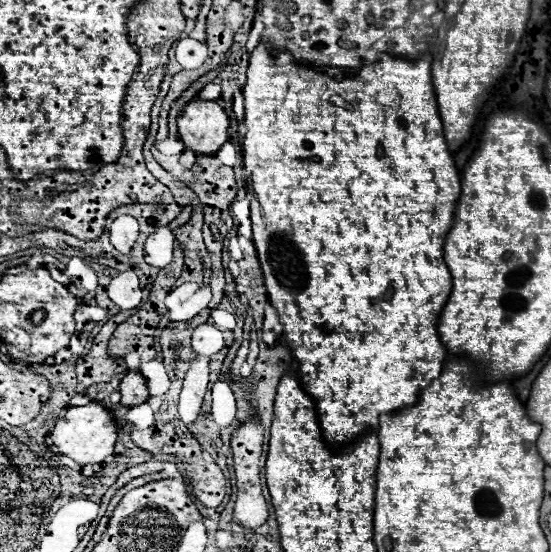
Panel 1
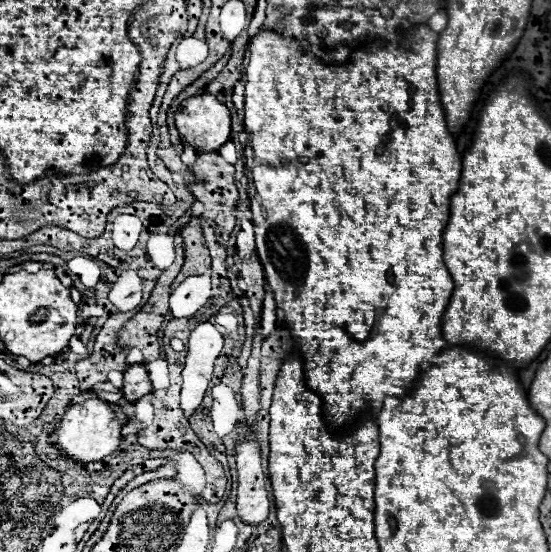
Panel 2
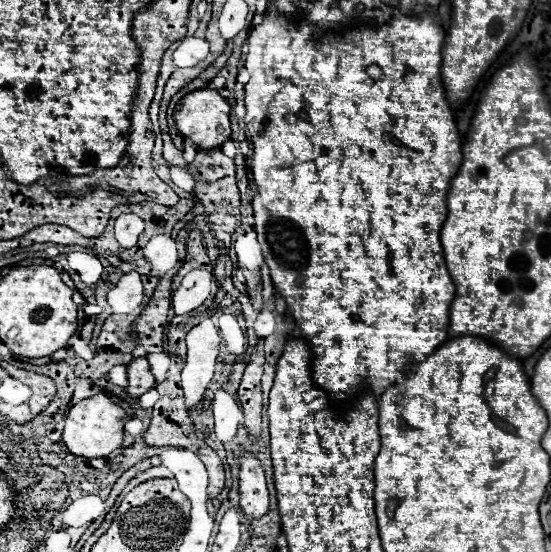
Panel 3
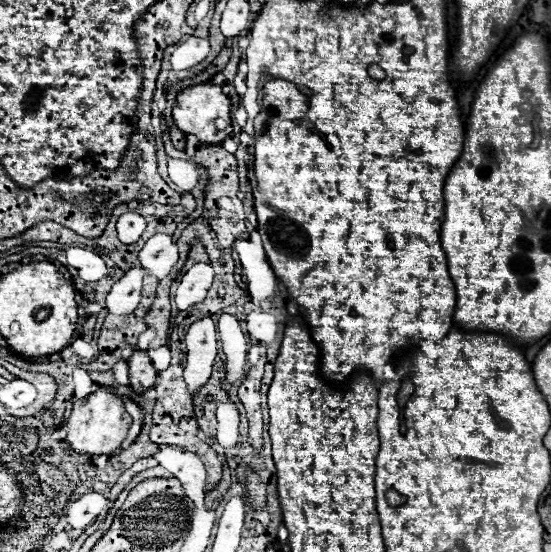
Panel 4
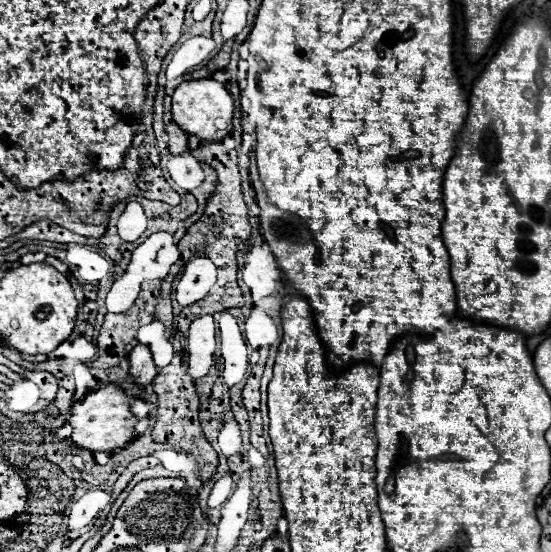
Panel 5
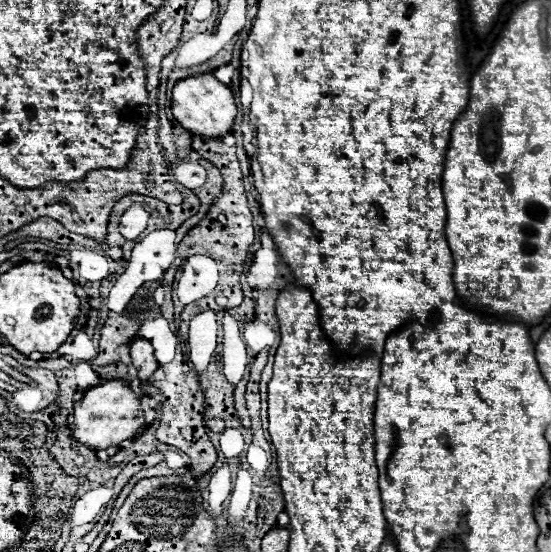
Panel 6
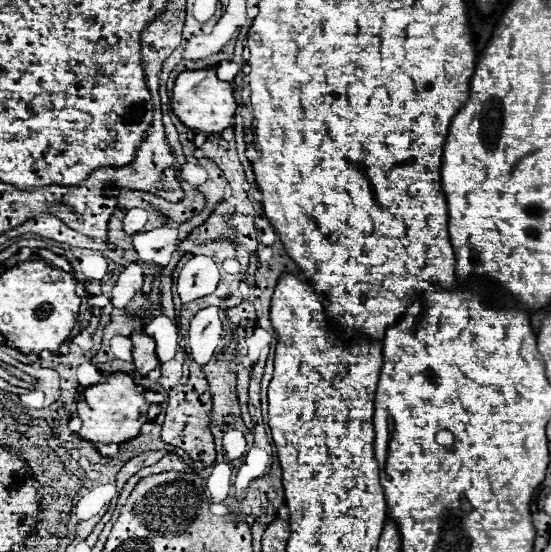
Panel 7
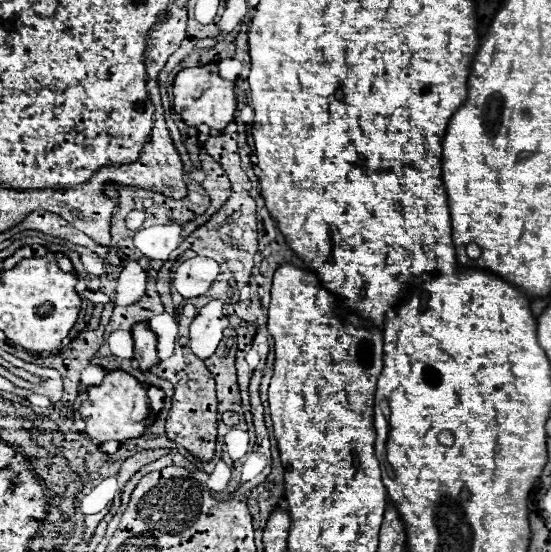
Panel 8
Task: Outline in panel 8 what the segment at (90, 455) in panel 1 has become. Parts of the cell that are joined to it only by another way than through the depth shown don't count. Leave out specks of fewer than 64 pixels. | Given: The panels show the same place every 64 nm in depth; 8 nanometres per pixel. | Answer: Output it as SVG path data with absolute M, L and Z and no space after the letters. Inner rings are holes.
M110 370L102 384L90 386L80 394L80 408L78 412L82 414L86 428L84 432L98 442L108 442L108 440L130 440L138 438L144 434L146 426L142 420L148 418L150 406L148 406L148 396L146 396L146 386L140 384L134 376L130 376L124 370Z

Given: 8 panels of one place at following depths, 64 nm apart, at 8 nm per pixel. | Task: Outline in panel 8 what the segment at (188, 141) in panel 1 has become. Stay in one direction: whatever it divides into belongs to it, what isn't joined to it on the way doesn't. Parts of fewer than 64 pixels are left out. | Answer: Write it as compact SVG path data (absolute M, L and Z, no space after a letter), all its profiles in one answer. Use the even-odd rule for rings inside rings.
M206 64L198 68L184 68L174 80L174 110L182 116L188 126L206 124L214 130L224 130L236 114L236 94L234 82L222 80L218 76L218 64Z

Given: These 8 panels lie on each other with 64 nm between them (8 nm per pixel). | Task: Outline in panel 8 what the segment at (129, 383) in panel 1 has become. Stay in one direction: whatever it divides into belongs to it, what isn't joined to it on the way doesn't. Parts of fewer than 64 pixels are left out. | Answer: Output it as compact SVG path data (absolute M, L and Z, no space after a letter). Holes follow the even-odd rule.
M140 322L132 328L132 338L134 338L134 360L138 362L140 370L150 370L156 366L158 354L156 354L156 334L148 328L146 322Z

